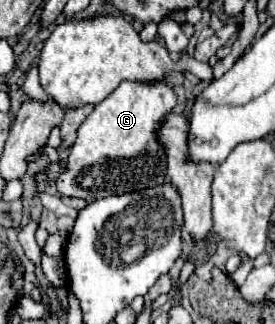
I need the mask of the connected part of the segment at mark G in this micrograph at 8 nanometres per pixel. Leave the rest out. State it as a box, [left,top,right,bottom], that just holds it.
[57,81,177,203]

